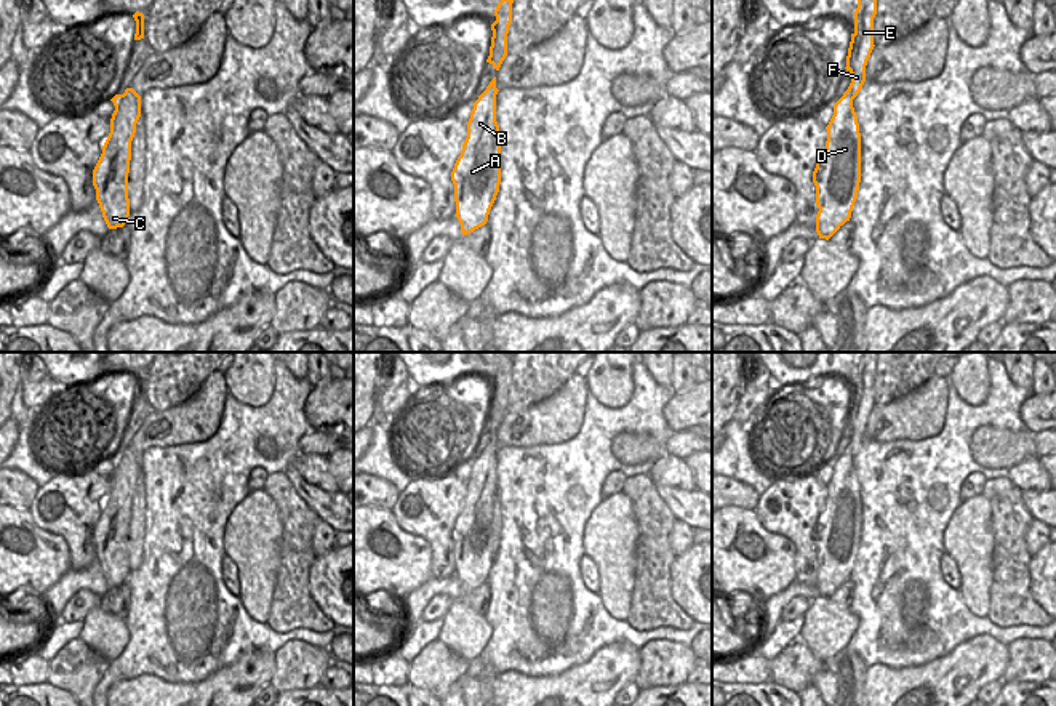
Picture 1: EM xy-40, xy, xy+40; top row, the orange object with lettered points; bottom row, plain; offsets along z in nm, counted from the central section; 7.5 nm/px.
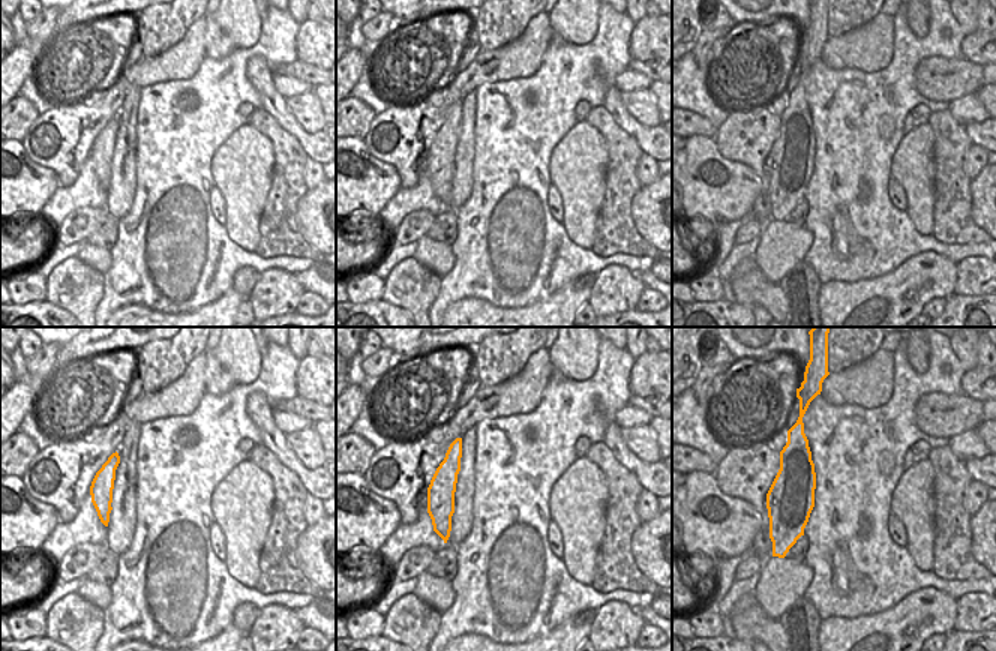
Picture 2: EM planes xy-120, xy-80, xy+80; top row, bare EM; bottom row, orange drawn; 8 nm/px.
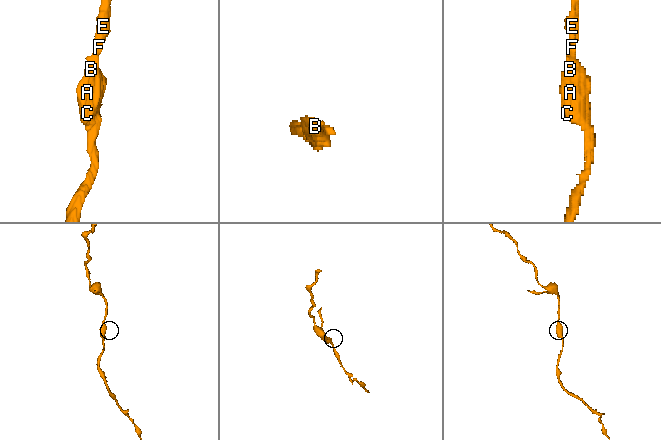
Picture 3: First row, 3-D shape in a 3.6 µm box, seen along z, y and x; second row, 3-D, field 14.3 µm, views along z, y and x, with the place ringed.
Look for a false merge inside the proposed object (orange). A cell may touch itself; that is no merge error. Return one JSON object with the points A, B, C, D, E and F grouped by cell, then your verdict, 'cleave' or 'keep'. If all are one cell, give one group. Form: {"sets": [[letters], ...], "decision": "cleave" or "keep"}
{"sets": [["A", "B", "C", "D", "E", "F"]], "decision": "keep"}

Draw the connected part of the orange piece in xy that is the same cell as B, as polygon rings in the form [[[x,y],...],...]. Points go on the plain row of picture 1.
[[[496,435],[474,461],[467,496],[451,530],[456,576],[462,594],[488,580],[501,543],[501,501],[496,480]]]

